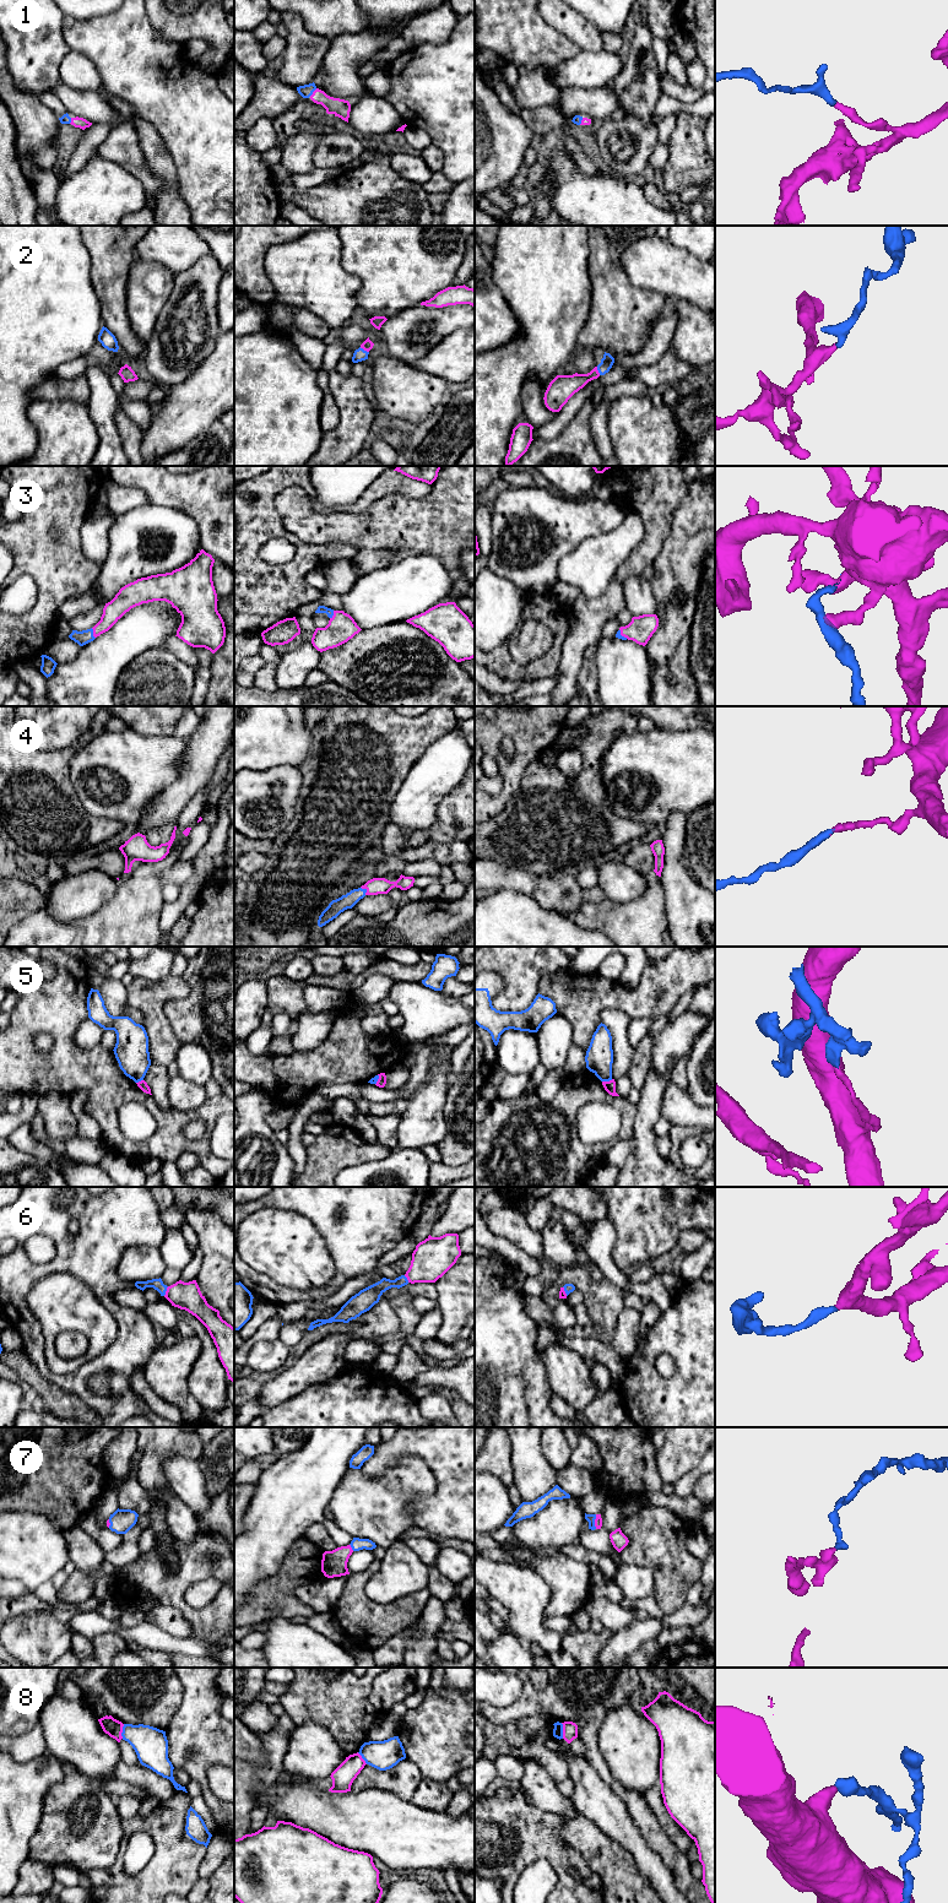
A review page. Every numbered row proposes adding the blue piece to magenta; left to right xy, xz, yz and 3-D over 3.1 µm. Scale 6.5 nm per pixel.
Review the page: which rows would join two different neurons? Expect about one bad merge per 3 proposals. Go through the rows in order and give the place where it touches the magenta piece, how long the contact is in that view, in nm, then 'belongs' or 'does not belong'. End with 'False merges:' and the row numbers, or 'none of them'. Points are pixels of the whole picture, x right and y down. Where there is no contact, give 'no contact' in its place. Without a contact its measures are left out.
1: meets magenta in xz at (313, 92); contact 80 nm long; belongs
2: meets magenta in xz at (364, 350); contact 70 nm long; belongs
3: meets magenta in xy at (93, 633); contact 80 nm long; belongs
4: meets magenta in xz at (367, 890); contact 70 nm long; belongs
5: meets magenta in yz at (607, 1082); contact 70 nm long; does not belong
6: meets magenta in xy at (166, 1291); contact 70 nm long; belongs
7: meets magenta in yz at (595, 1522); contact 100 nm long; belongs
8: meets magenta in yz at (563, 1730); contact 110 nm long; does not belong
False merges: 5, 8

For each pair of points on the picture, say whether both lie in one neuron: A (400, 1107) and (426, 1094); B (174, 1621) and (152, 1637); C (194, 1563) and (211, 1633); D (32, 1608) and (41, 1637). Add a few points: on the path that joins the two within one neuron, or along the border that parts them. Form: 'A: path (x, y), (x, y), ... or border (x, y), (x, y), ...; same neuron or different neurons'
A: border (407, 1100), (407, 1107), (400, 1116); different neurons
B: border (147, 1620), (174, 1636), (191, 1637); different neurons
C: path (179, 1581), (179, 1601), (194, 1616); same neuron
D: border (47, 1609), (30, 1614); different neurons

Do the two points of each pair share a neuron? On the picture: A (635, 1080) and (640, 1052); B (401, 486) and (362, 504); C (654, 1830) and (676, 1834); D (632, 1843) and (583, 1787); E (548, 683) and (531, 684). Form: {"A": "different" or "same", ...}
{"A": "same", "B": "same", "C": "different", "D": "same", "E": "same"}

